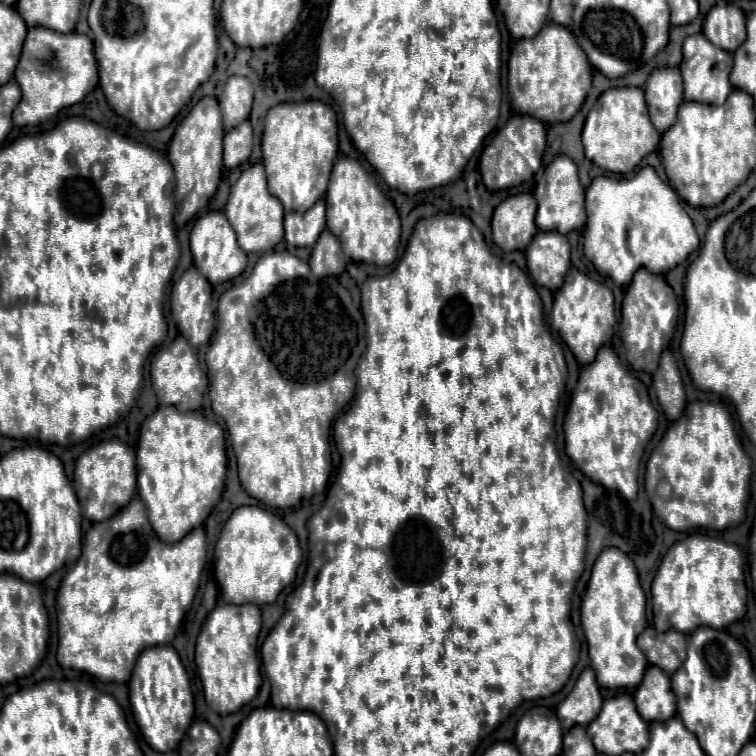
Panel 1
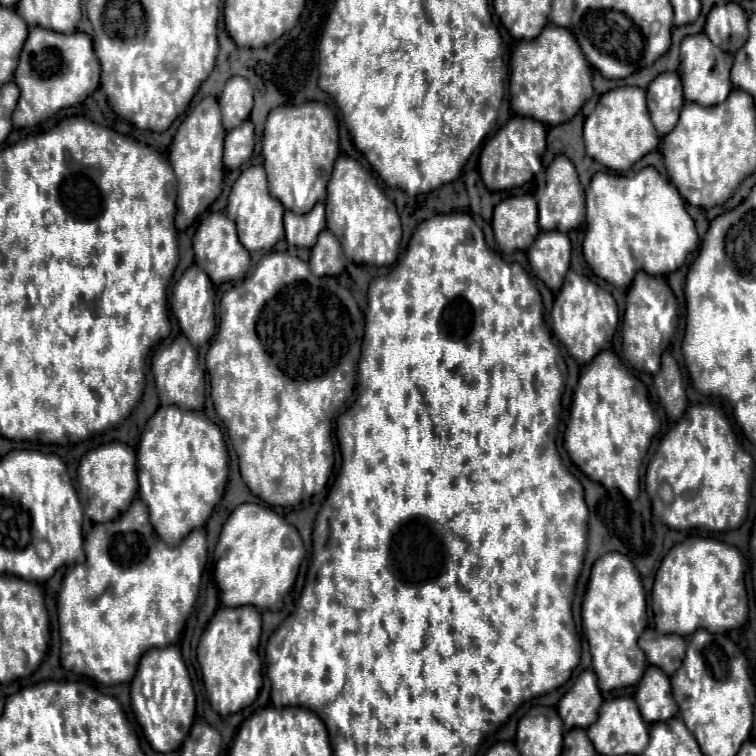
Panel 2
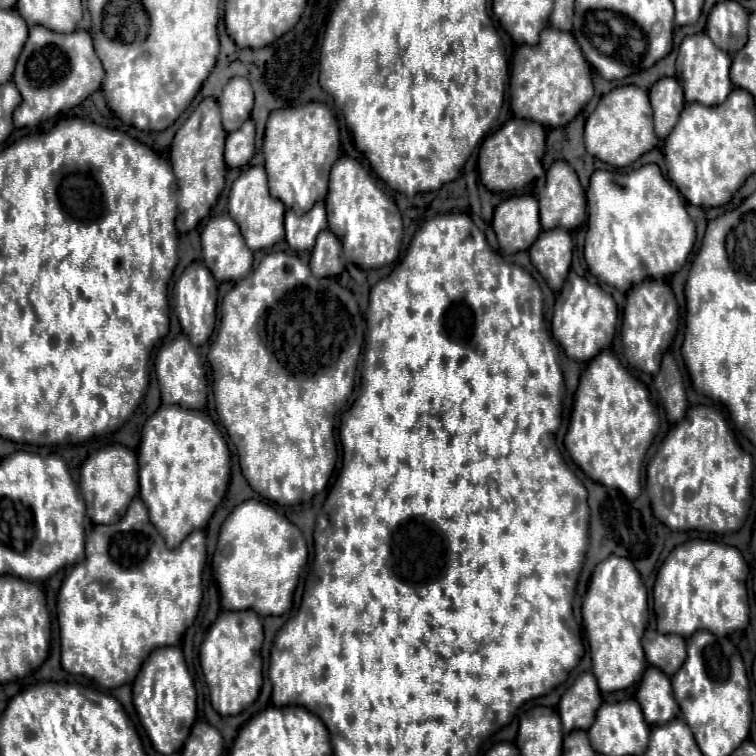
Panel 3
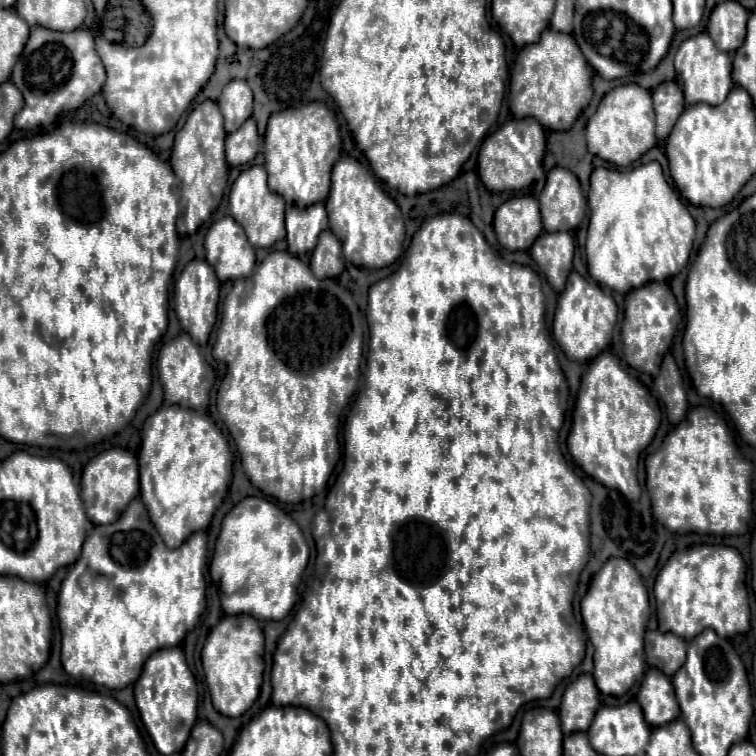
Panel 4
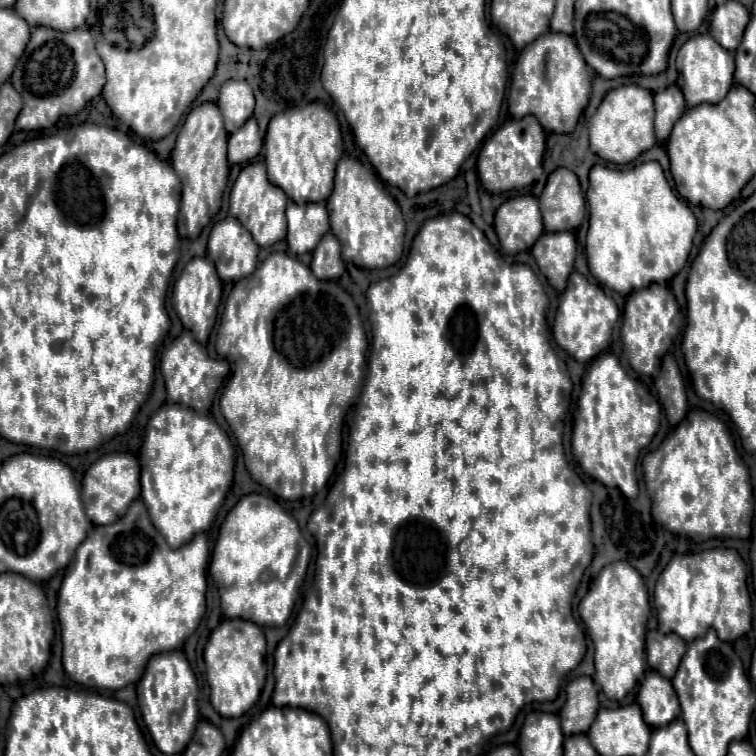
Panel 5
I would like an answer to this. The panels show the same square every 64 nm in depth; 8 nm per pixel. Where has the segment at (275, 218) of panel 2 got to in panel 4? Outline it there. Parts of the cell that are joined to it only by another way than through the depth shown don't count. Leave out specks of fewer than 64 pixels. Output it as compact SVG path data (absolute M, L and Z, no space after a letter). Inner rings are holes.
M250 166L236 178L230 188L230 216L244 228L254 248L268 248L286 236L284 198L268 190L264 166Z

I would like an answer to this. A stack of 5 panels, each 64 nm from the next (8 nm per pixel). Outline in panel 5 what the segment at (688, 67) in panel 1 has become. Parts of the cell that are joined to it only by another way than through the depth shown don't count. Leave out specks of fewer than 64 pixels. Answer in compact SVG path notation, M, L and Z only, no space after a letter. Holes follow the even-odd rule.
M696 34L690 40L686 40L682 44L682 48L678 50L678 58L676 58L676 68L680 72L680 90L686 98L688 108L694 108L702 102L708 104L718 104L720 100L724 100L724 96L728 94L730 86L732 86L732 74L734 74L734 56L720 48L720 44L716 44L716 40L710 34Z

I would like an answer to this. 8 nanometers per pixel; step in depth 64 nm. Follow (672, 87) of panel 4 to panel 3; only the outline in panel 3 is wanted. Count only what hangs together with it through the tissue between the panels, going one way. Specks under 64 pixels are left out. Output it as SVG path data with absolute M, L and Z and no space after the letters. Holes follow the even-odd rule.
M674 76L660 78L650 88L650 104L654 110L654 128L658 138L666 138L676 126L676 120L684 108L682 86Z

